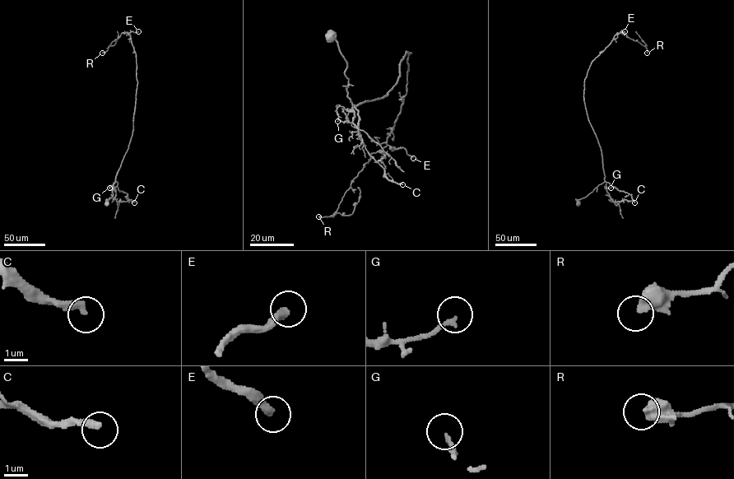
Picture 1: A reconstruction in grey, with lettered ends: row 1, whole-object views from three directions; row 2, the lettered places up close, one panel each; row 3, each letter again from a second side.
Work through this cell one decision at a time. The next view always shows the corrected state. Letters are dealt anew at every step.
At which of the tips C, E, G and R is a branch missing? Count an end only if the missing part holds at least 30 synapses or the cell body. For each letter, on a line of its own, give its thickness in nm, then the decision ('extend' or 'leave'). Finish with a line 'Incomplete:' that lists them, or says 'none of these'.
C: calibre 280 nm; leave
E: calibre 320 nm; extend
G: calibre 160 nm; leave
R: calibre 480 nm; leave
Incomplete: E

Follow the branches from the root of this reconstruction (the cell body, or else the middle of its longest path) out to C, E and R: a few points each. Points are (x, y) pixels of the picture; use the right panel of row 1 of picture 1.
C: (578, 202), (605, 181), (629, 193), (634, 202)
E: (578, 202), (605, 181), (600, 146), (584, 101), (584, 80), (592, 62), (615, 35), (624, 31)
R: (578, 202), (605, 181), (600, 146), (584, 101), (584, 81), (589, 66), (621, 32), (644, 45), (647, 53)

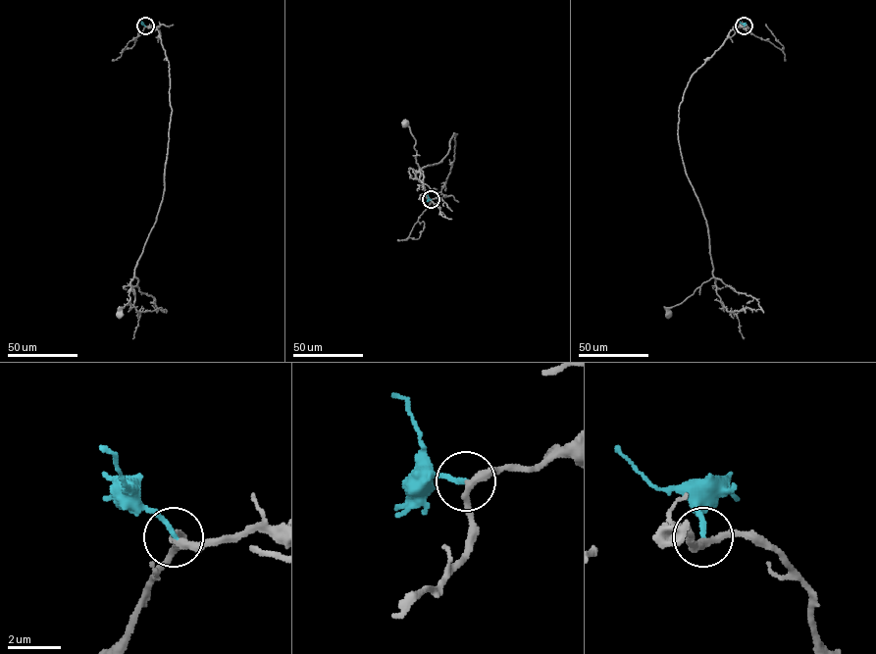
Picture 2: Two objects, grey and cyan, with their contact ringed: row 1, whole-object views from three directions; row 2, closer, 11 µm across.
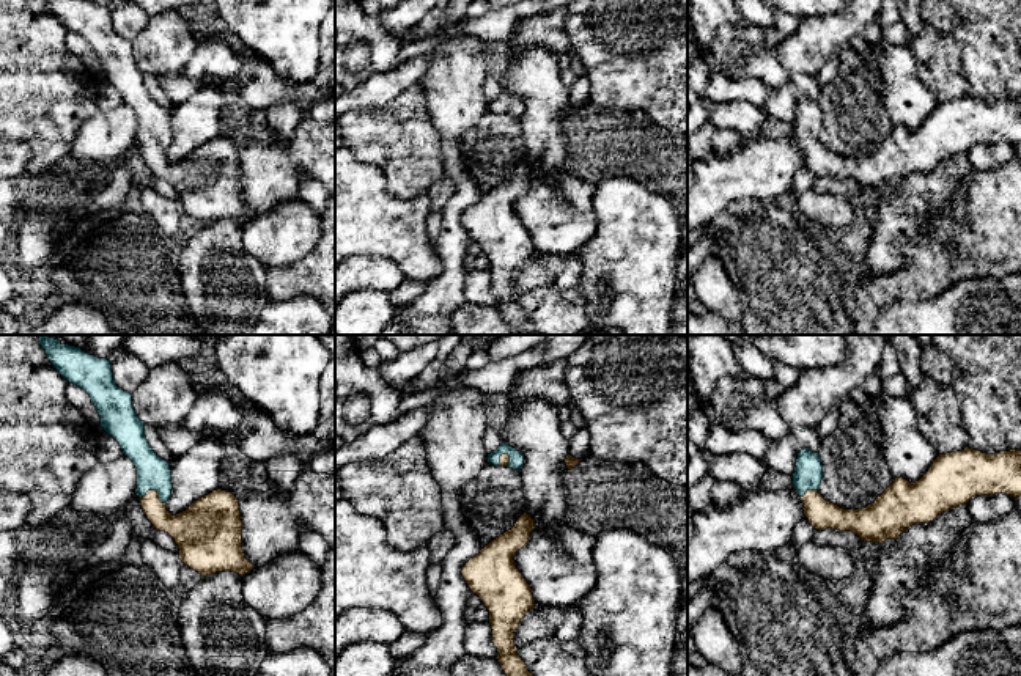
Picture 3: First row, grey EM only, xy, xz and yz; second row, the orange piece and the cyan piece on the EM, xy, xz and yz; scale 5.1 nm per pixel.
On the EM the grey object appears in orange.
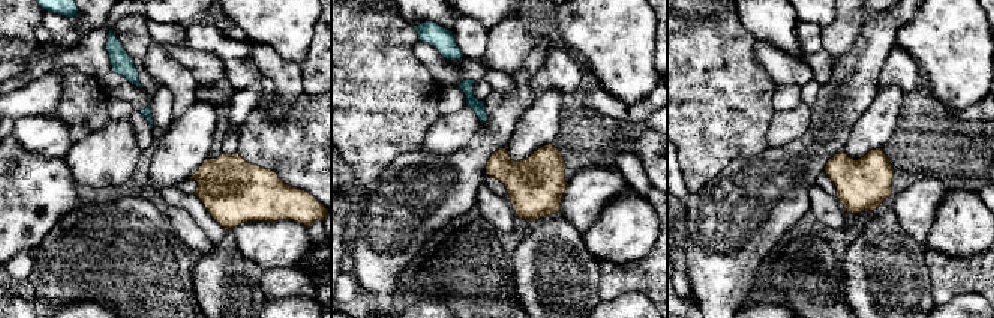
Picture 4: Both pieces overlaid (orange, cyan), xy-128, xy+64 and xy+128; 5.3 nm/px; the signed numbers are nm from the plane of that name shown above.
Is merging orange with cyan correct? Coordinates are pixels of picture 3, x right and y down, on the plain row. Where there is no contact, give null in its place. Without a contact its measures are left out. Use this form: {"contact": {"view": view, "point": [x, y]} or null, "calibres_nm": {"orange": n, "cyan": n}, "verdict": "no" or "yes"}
{"contact": {"view": "xy", "point": [156, 139]}, "calibres_nm": {"orange": 180, "cyan": 180}, "verdict": "yes"}

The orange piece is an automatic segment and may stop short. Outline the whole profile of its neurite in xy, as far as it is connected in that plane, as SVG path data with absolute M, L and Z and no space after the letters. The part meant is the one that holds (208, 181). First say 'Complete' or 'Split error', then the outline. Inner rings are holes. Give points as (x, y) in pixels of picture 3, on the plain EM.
Split error. M46 0L53 16L69 30L85 38L94 52L101 75L112 83L137 116L137 137L142 157L148 168L159 179L168 181L179 197L179 208L197 219L201 225L231 219L244 225L253 217L242 198L242 168L239 148L228 138L212 138L200 145L186 159L173 163L167 159L171 145L170 112L159 105L145 85L145 69L142 69L132 53L132 42L120 36L113 28L112 11L87 0Z

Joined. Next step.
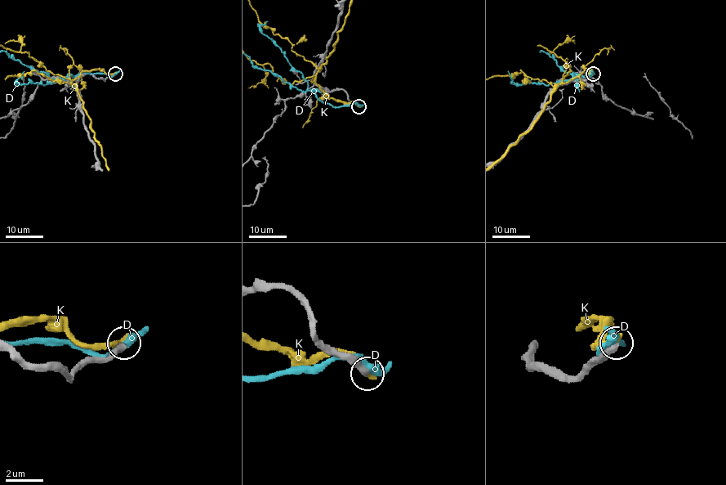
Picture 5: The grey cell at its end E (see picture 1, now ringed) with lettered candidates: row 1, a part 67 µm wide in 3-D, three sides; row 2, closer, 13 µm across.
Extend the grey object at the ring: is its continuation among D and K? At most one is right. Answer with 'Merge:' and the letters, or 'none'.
Merge: none

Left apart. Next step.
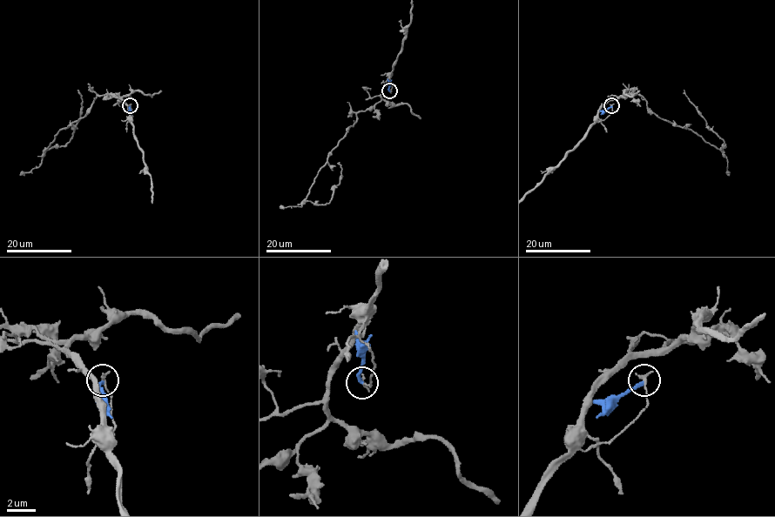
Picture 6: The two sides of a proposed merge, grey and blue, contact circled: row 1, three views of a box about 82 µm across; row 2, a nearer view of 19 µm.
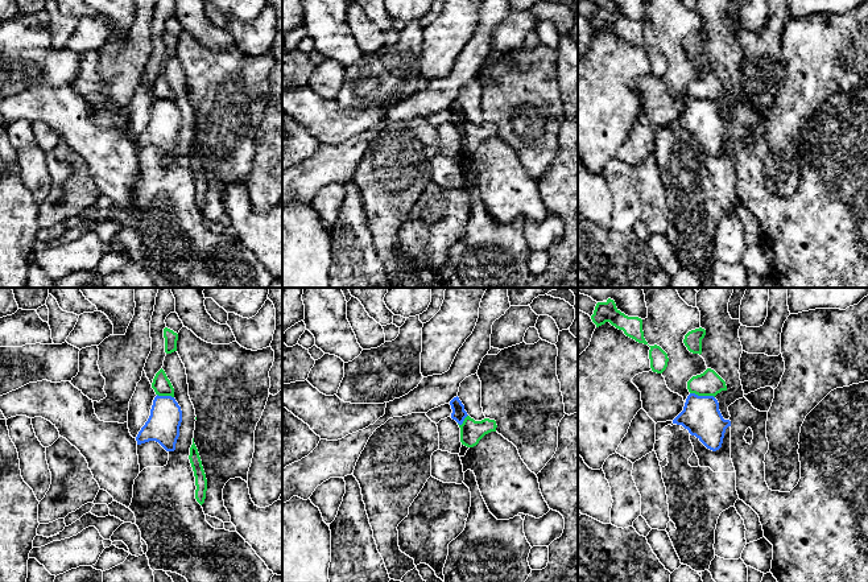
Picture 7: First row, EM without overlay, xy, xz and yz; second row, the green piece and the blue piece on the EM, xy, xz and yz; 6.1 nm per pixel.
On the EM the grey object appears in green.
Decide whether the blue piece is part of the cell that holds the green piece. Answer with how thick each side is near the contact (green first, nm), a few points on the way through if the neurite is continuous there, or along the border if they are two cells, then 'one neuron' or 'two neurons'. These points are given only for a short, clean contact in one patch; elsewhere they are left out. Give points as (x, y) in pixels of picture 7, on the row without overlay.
calibres 150 and 240 nm; border yz (690, 96), (714, 102); two neurons

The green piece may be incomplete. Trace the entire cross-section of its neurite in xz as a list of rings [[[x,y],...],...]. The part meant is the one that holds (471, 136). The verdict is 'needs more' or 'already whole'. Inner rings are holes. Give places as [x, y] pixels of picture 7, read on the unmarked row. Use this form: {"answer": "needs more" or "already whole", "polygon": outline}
{"answer": "already whole", "polygon": [[[467,120],[460,132],[460,146],[467,152],[474,152],[479,145],[488,137],[496,136],[496,125],[484,123],[481,125],[475,125]]]}

